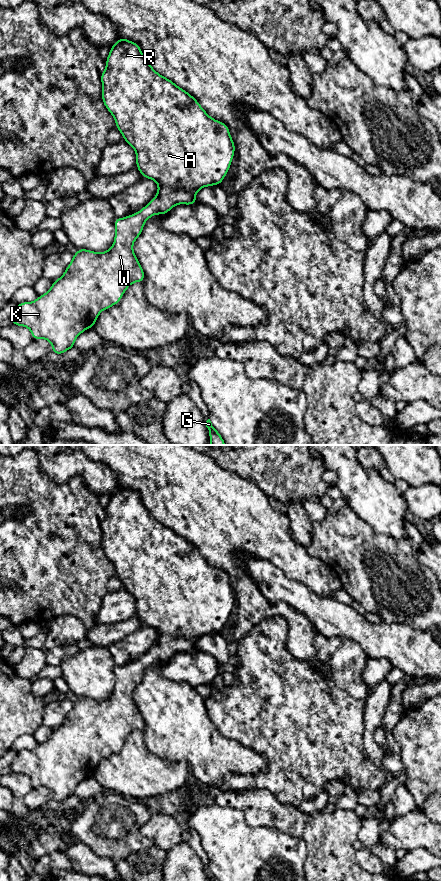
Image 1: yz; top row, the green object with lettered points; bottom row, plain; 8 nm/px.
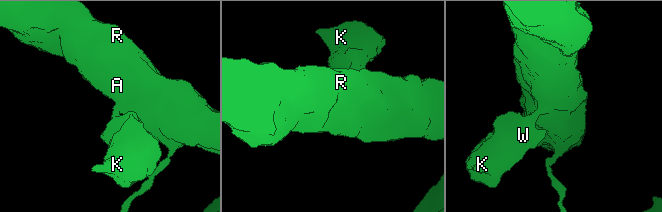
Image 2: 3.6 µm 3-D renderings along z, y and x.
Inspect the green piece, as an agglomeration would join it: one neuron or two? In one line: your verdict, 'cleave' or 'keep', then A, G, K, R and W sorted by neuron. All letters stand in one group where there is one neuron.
keep | A G K R W

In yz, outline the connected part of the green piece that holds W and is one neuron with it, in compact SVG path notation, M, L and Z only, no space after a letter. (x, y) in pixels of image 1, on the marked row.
M119 38L110 47L106 68L100 79L102 101L116 122L123 139L136 152L136 167L143 178L158 184L156 196L140 211L124 218L115 218L115 237L111 248L105 252L94 252L79 248L73 254L64 274L53 281L51 288L33 302L21 302L10 317L13 325L30 329L33 340L46 339L52 344L52 353L62 355L73 349L76 338L85 330L94 327L101 311L120 302L127 288L134 282L144 282L145 273L134 254L133 243L141 235L144 223L155 214L165 215L178 204L197 204L196 193L207 186L220 185L227 175L235 153L235 143L229 127L210 117L199 102L173 81L157 73L144 57L140 46Z

